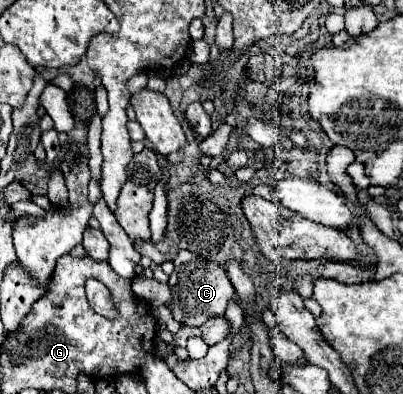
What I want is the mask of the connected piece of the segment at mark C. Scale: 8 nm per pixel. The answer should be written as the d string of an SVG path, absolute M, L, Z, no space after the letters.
M188 251L178 253L178 257L174 259L174 273L168 279L168 287L172 291L172 301L170 301L168 309L180 325L200 327L210 317L222 317L228 301L236 297L236 291L224 271L224 267L210 263L206 259L200 259Z

